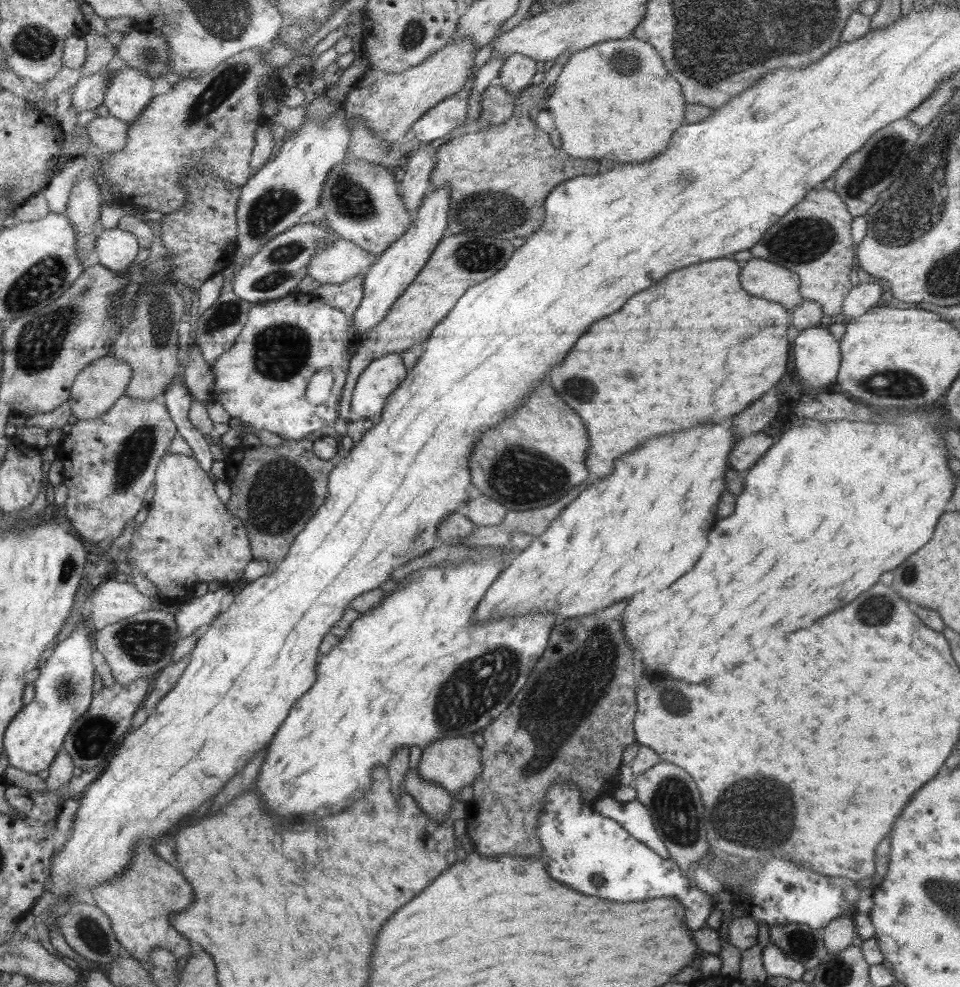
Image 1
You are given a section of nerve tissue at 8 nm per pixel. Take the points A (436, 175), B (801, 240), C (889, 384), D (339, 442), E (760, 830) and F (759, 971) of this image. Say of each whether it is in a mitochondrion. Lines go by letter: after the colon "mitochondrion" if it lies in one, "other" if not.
A: other
B: mitochondrion
C: mitochondrion
D: other
E: mitochondrion
F: other

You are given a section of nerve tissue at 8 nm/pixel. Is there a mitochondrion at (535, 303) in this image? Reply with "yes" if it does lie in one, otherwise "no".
no

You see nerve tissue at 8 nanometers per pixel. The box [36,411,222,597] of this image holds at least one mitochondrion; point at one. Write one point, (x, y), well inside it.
(132, 456)

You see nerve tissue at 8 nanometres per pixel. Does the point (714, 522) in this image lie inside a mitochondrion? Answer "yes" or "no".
no

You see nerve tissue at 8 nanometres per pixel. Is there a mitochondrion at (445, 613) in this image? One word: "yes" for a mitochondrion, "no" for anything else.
no

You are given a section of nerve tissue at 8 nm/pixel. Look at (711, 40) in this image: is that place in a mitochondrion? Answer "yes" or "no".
yes

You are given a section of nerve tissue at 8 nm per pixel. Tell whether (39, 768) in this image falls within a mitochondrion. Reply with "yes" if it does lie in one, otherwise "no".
no

